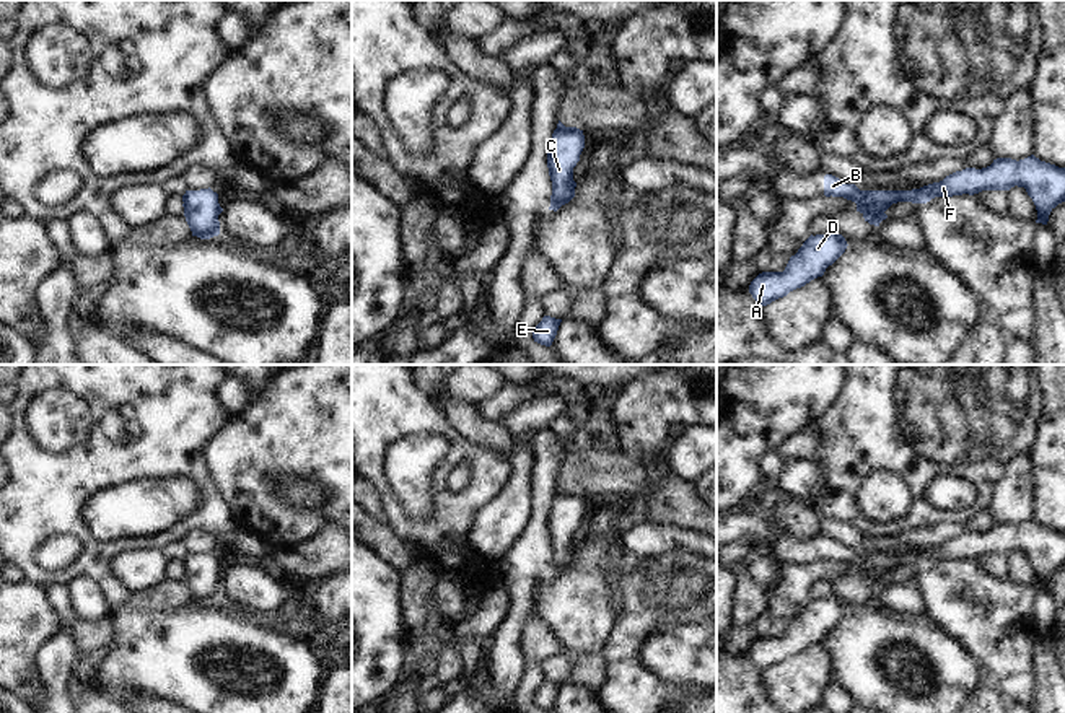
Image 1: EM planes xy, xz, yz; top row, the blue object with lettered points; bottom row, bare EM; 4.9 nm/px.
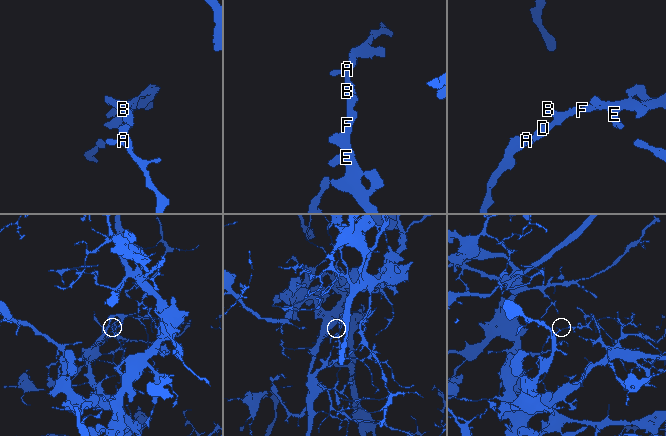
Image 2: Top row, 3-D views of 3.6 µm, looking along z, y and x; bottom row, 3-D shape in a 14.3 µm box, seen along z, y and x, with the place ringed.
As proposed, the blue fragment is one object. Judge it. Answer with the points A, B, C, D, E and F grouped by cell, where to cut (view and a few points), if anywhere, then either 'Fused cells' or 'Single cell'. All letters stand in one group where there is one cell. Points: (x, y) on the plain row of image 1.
Groups: A B C D E F. No split. Single cell.

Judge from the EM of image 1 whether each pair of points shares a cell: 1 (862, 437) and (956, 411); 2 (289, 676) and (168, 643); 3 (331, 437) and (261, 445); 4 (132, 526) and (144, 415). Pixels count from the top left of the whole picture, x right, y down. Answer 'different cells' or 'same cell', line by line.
1: same cell
2: same cell
3: same cell
4: different cells

